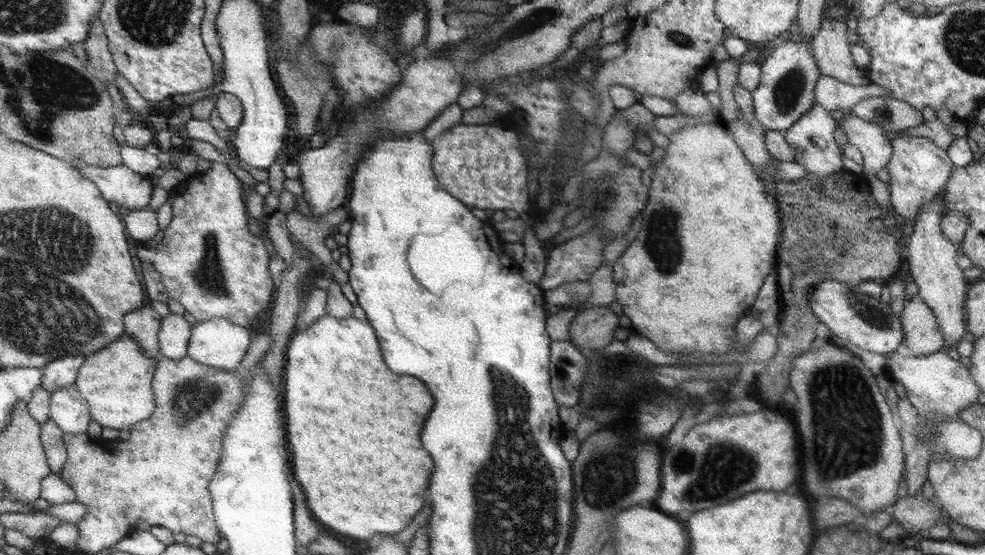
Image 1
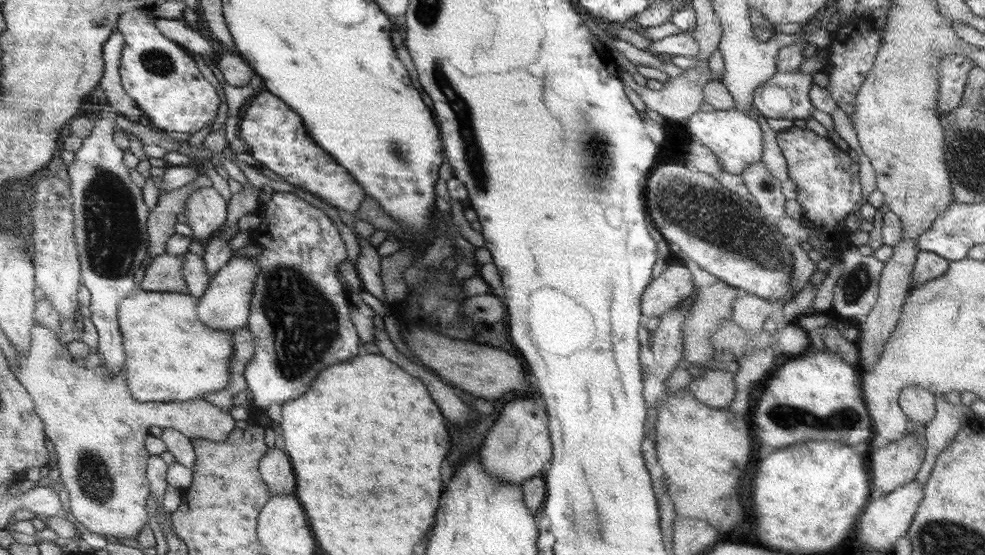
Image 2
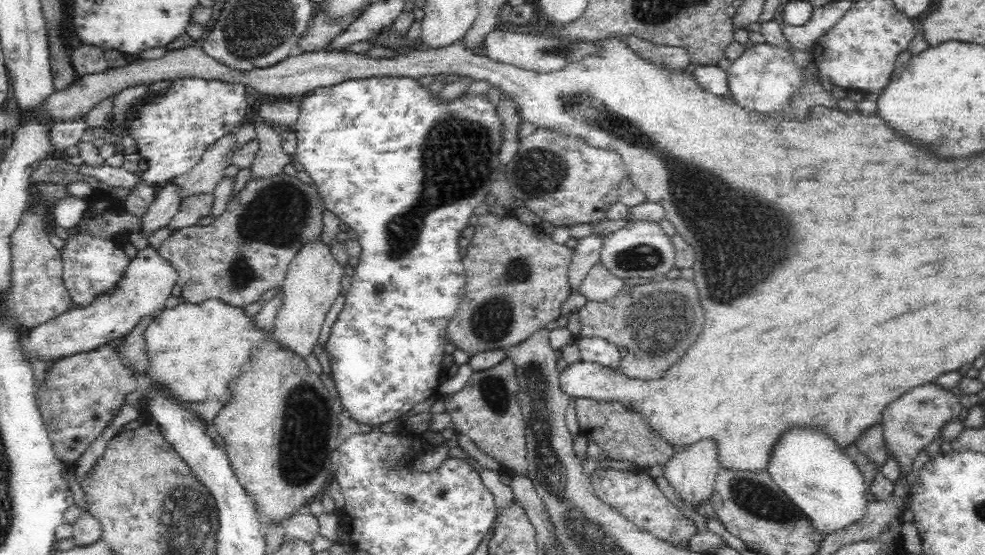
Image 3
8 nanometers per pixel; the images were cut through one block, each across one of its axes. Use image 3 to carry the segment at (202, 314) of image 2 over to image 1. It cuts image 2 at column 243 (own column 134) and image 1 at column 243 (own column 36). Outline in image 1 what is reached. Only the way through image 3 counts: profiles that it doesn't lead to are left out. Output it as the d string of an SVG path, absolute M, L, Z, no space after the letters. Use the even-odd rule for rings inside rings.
M224 318L209 319L190 325L186 356L199 364L235 372L249 346L249 332L244 326Z

